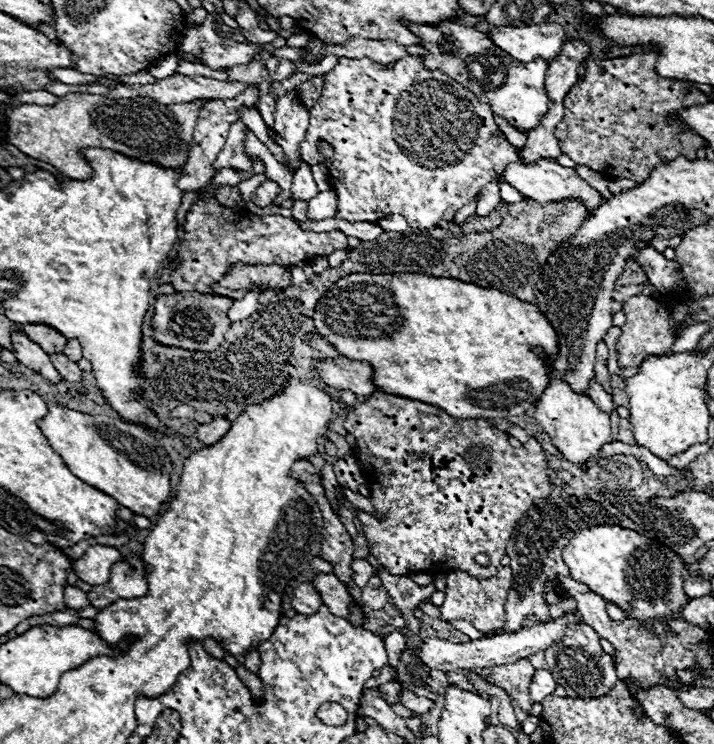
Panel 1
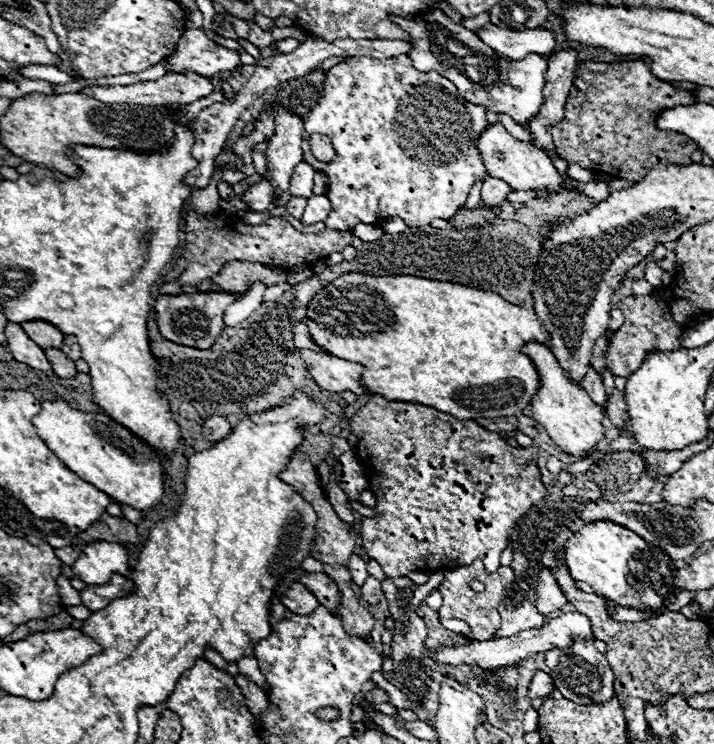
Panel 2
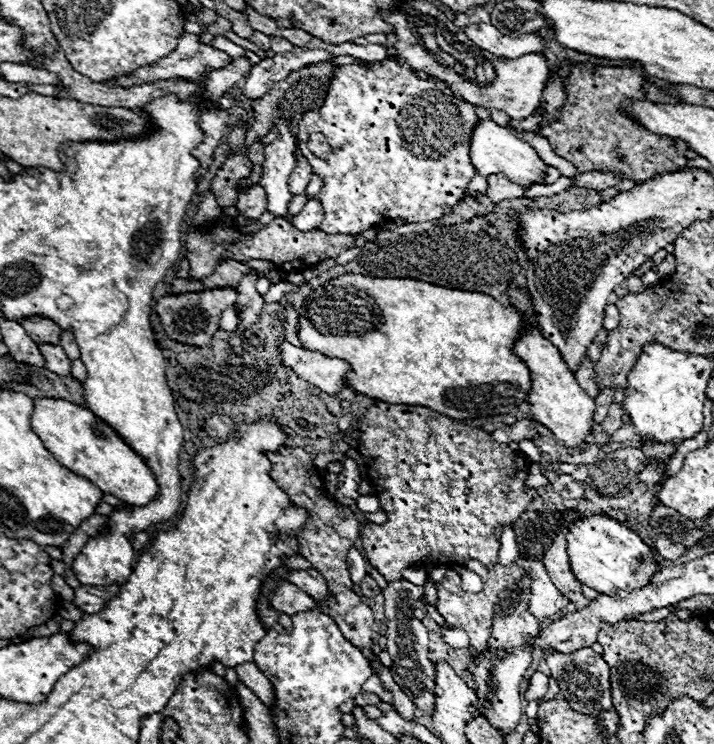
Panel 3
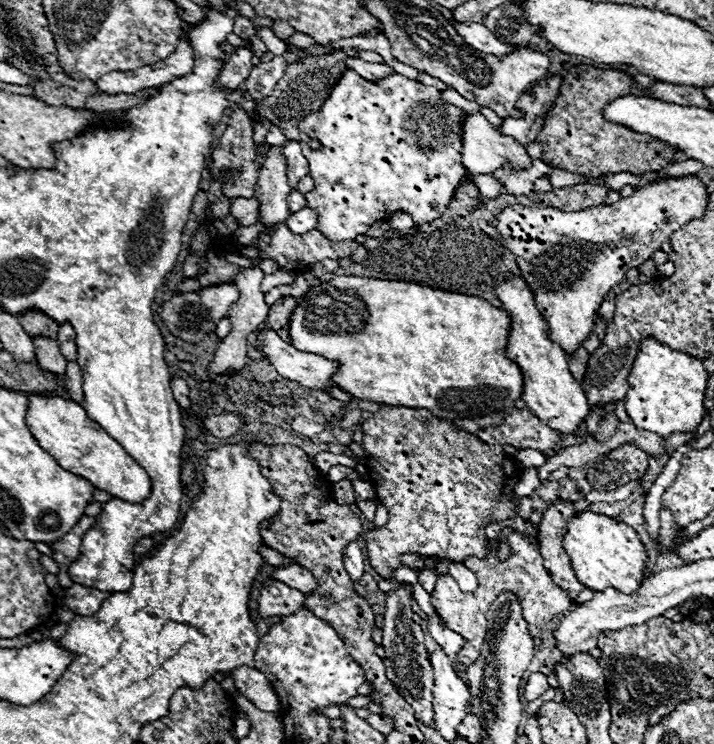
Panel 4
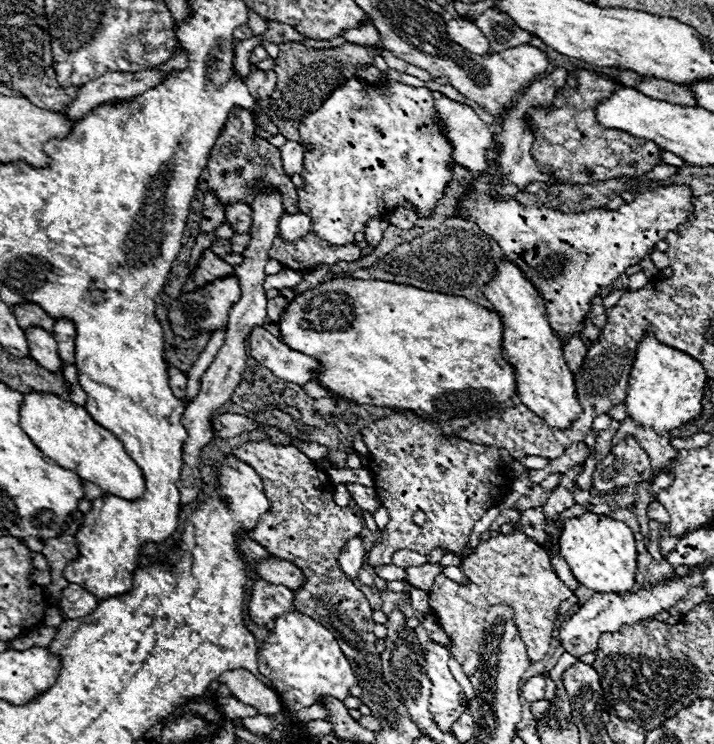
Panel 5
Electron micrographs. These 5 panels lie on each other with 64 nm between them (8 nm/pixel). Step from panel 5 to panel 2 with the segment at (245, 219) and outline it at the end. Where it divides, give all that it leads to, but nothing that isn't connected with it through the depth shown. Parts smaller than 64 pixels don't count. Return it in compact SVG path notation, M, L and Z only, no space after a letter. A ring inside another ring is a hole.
M262 180L242 194L242 202L254 212L266 212L272 202L272 192L272 186L266 180Z

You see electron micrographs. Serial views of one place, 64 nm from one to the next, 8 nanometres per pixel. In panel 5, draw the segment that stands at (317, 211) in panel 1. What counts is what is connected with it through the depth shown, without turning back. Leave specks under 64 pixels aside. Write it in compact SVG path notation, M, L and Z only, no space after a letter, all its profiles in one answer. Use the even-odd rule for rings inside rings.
M284 214L278 222L278 234L286 242L294 242L310 230L310 218L304 214Z

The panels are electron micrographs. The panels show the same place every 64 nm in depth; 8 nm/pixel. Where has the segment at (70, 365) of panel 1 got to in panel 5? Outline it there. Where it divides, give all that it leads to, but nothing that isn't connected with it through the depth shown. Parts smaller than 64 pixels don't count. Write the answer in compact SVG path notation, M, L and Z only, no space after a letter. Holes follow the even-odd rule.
M38 326L26 328L24 334L28 338L30 356L36 358L36 362L40 362L40 366L44 366L46 370L58 370L60 366L64 366L64 362L58 356L56 340L52 338L52 334L48 334L46 330L42 330Z

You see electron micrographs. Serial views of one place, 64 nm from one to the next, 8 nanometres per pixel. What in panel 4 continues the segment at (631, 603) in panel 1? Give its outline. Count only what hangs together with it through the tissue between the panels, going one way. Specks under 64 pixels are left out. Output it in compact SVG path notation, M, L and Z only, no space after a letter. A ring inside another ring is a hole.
M582 512L568 520L566 536L562 542L576 578L590 590L606 590L622 586L640 586L644 578L646 552L638 534L624 522L616 522L610 516Z

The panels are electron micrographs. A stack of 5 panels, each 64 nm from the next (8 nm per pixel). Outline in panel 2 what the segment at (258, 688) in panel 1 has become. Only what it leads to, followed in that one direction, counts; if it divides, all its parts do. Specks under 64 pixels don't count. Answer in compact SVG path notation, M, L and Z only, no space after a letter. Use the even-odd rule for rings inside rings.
M242 674L236 676L236 684L238 684L238 688L242 690L242 694L246 698L246 706L250 710L250 714L260 718L262 716L260 712L264 712L266 706L268 706L268 698L264 696L264 692L258 686L254 686L252 682L248 682Z

